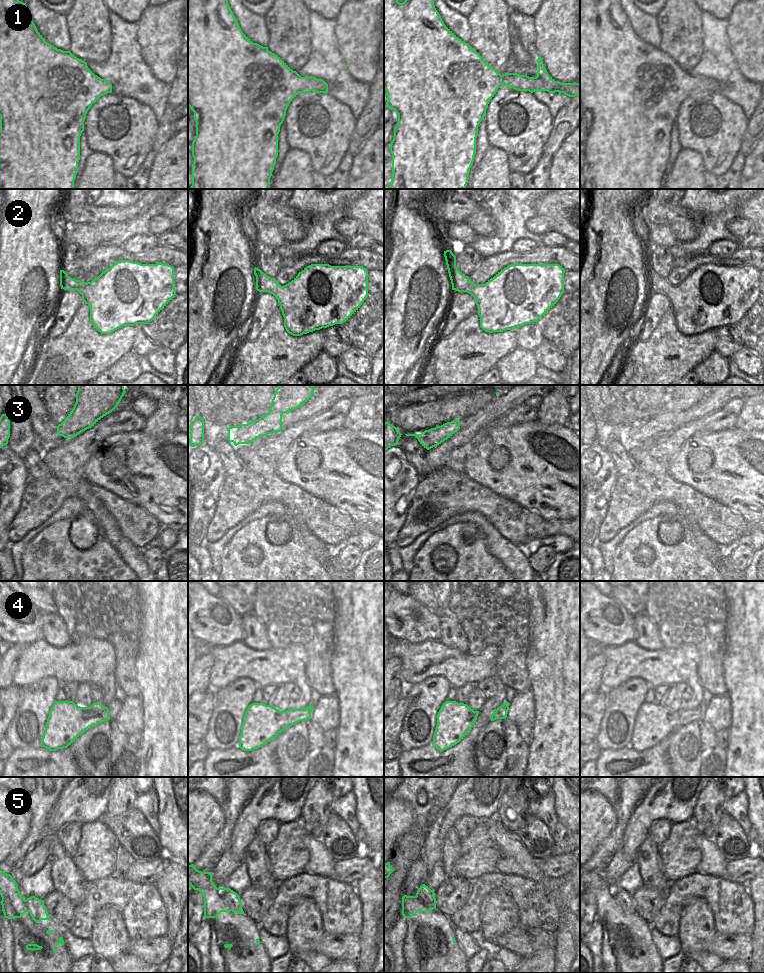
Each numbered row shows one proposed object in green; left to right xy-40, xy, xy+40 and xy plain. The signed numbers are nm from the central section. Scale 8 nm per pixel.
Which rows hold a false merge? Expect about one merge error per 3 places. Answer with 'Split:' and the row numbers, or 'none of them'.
Split: 5

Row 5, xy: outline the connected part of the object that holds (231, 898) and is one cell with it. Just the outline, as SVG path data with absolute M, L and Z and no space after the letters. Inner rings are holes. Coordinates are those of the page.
M218 888L218 893L230 907L232 912L237 914L244 914L240 896L236 892L229 888Z

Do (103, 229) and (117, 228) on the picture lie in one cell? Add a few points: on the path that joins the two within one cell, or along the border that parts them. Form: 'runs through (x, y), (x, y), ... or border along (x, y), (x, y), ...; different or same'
runs through (106, 229), (114, 229); same

